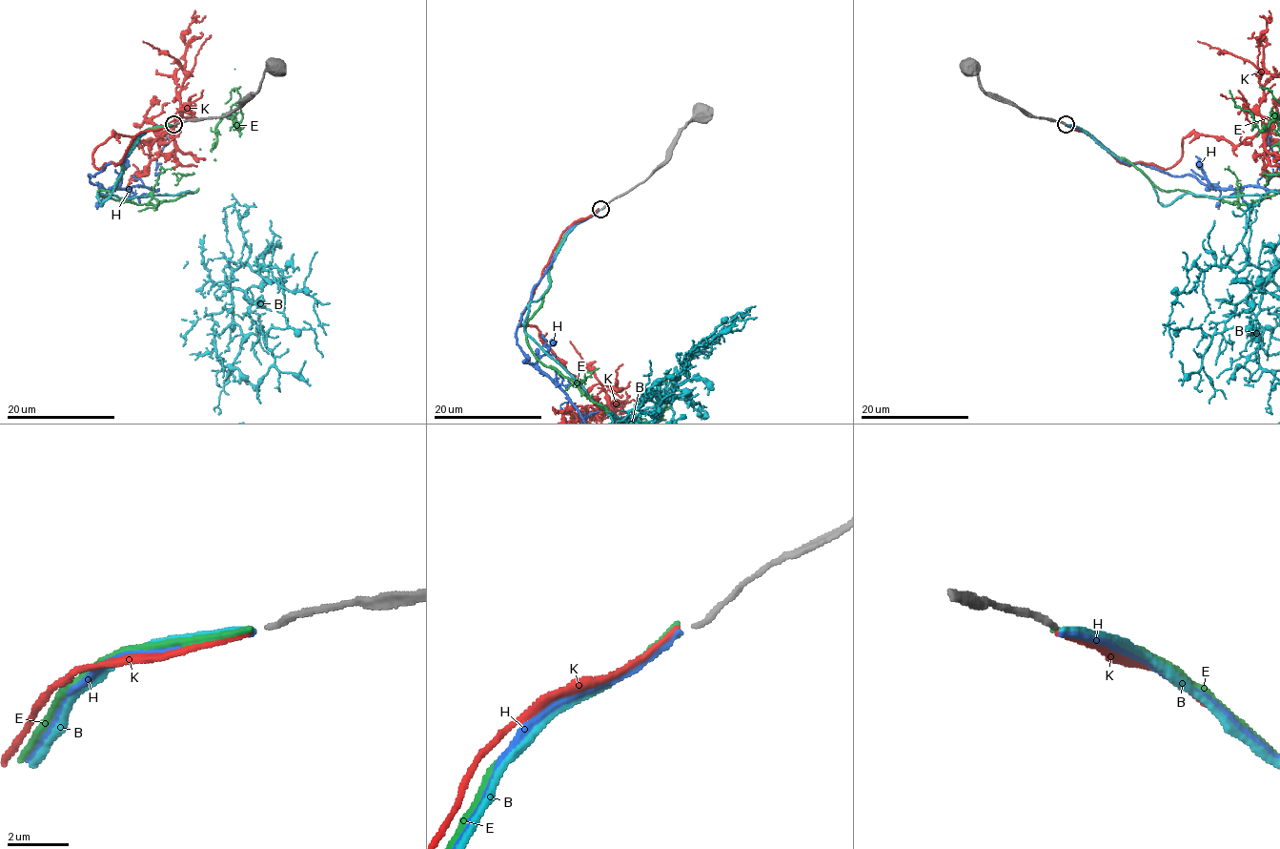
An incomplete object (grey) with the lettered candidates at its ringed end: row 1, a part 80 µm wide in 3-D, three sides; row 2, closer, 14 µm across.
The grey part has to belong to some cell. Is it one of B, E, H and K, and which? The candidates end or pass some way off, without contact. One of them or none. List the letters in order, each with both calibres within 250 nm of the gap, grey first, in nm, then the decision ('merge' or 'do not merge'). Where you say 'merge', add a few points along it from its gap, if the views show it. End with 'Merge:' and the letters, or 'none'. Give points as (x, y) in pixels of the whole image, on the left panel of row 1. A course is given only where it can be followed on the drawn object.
B: 190 nm thick on the grey side, 170 nm on the other; do not merge
E: 190 nm thick on the grey side, 180 nm on the other; do not merge
H: 190 nm thick on the grey side, 200 nm on the other; do not merge
K: 190 nm thick on the grey side, 150 nm on the other; merge
Merge: K

